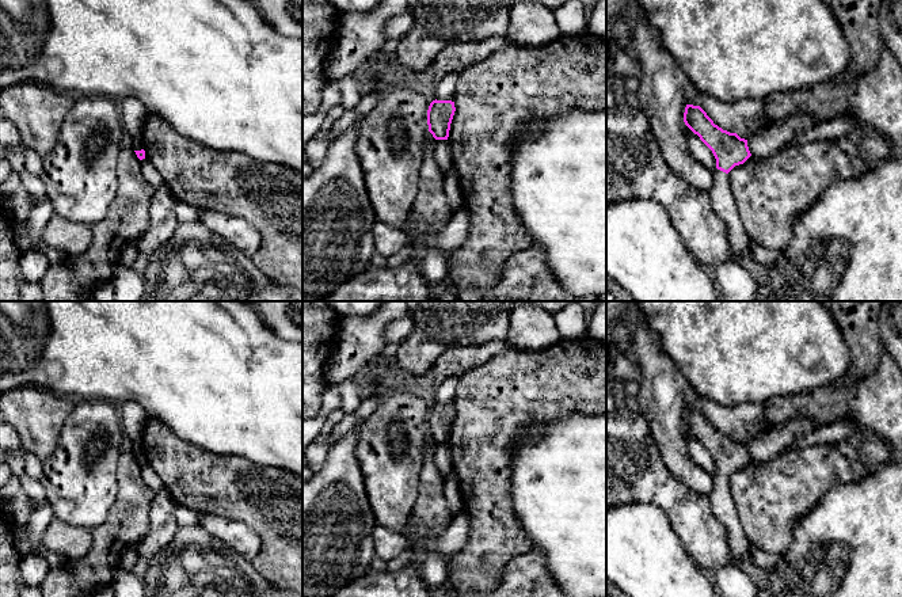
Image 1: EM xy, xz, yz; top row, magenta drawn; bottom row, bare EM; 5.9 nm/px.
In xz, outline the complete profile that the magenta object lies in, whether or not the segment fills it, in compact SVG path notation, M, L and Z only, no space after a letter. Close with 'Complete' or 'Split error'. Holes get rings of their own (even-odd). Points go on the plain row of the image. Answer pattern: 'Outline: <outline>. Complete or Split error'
Outline: M433 404L427 414L429 436L435 444L448 444L456 411L452 404Z. Complete

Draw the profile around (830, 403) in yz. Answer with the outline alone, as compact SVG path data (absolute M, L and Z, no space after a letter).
M842 381L802 395L774 396L766 402L765 407L768 429L792 419L811 419L817 427L825 427L838 421L850 421L852 431L861 429L865 438L872 431L849 414L849 404L855 396L856 384Z

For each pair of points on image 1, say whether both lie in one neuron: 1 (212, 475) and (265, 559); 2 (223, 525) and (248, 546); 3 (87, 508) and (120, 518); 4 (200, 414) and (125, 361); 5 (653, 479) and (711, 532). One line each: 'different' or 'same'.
1: same
2: same
3: different
4: same
5: same

